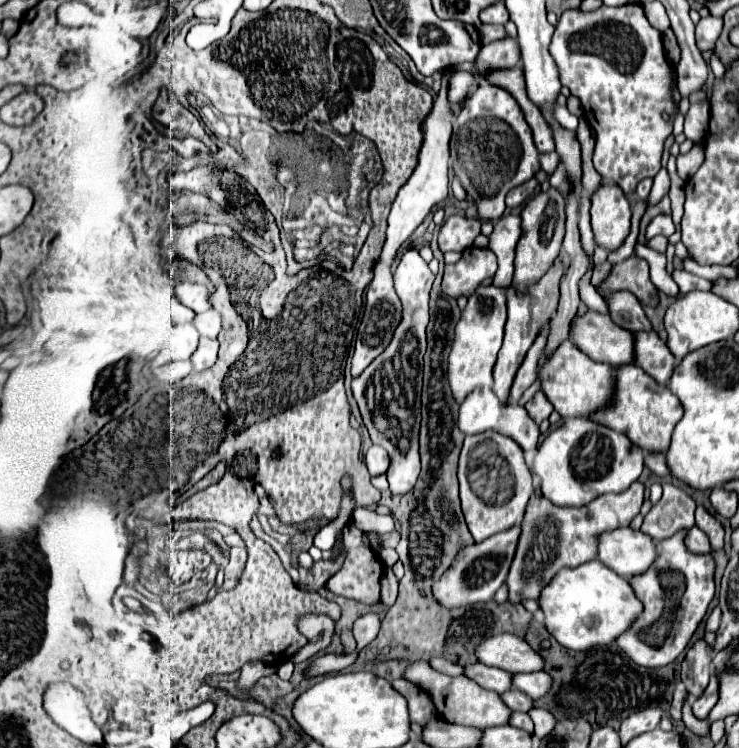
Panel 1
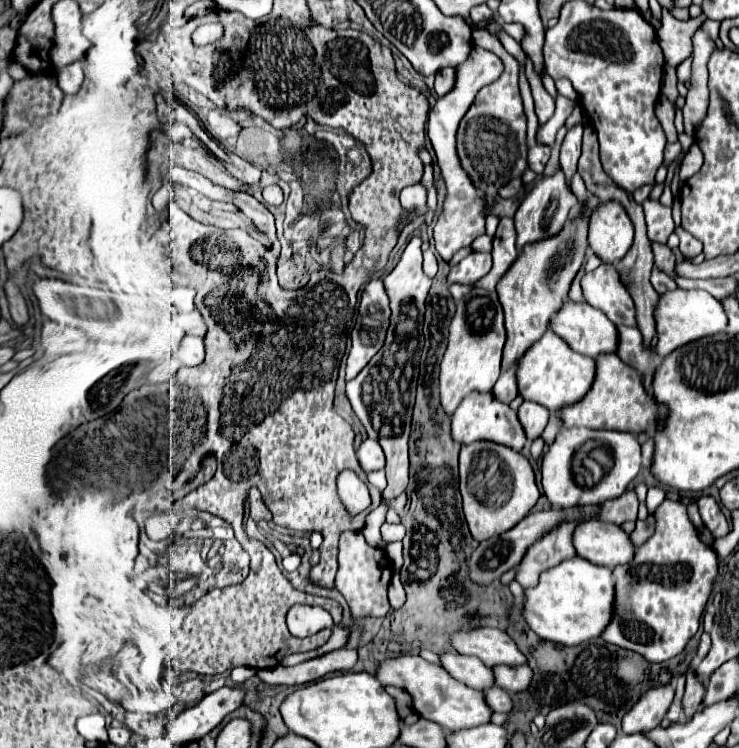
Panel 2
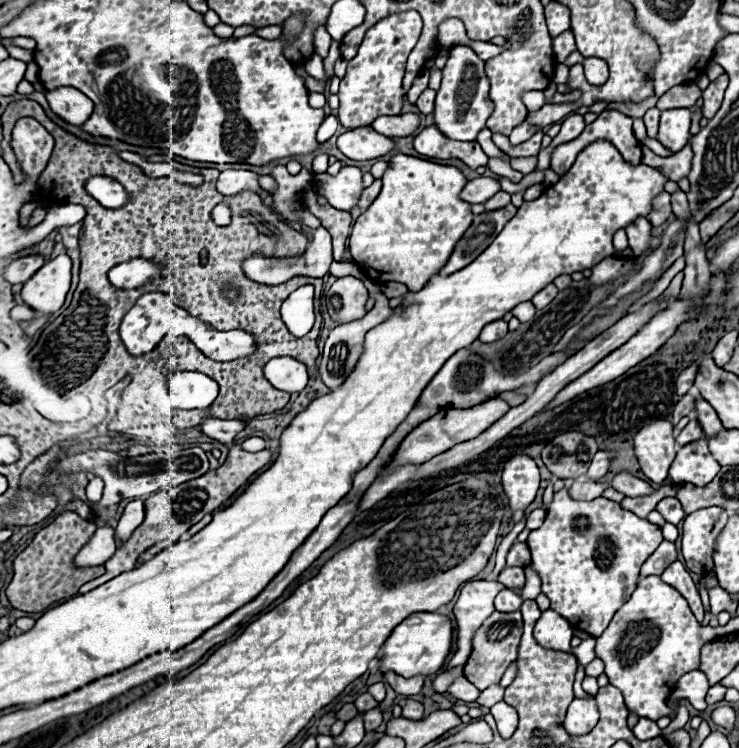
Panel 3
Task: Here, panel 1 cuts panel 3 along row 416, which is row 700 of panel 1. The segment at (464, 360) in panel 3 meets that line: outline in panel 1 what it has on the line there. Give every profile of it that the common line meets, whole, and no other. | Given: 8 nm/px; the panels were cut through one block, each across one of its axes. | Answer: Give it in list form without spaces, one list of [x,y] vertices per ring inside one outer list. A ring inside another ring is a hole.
[[[394,680],[392,688],[406,698],[410,720],[424,726],[430,718],[436,718],[436,710],[434,710],[434,704],[430,702],[430,696],[426,692],[418,690],[418,686],[414,686],[406,680]]]

